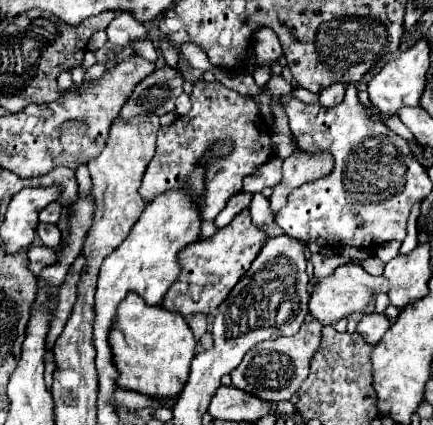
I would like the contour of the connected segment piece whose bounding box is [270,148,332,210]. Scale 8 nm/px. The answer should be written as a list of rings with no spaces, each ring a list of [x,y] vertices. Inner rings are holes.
[[[296,148],[284,160],[282,180],[274,186],[274,194],[270,196],[272,210],[280,210],[286,204],[286,196],[294,188],[308,180],[328,176],[328,172],[332,172],[332,156],[328,156],[328,152],[316,152],[316,156],[308,156],[308,152],[300,152],[300,148]]]

